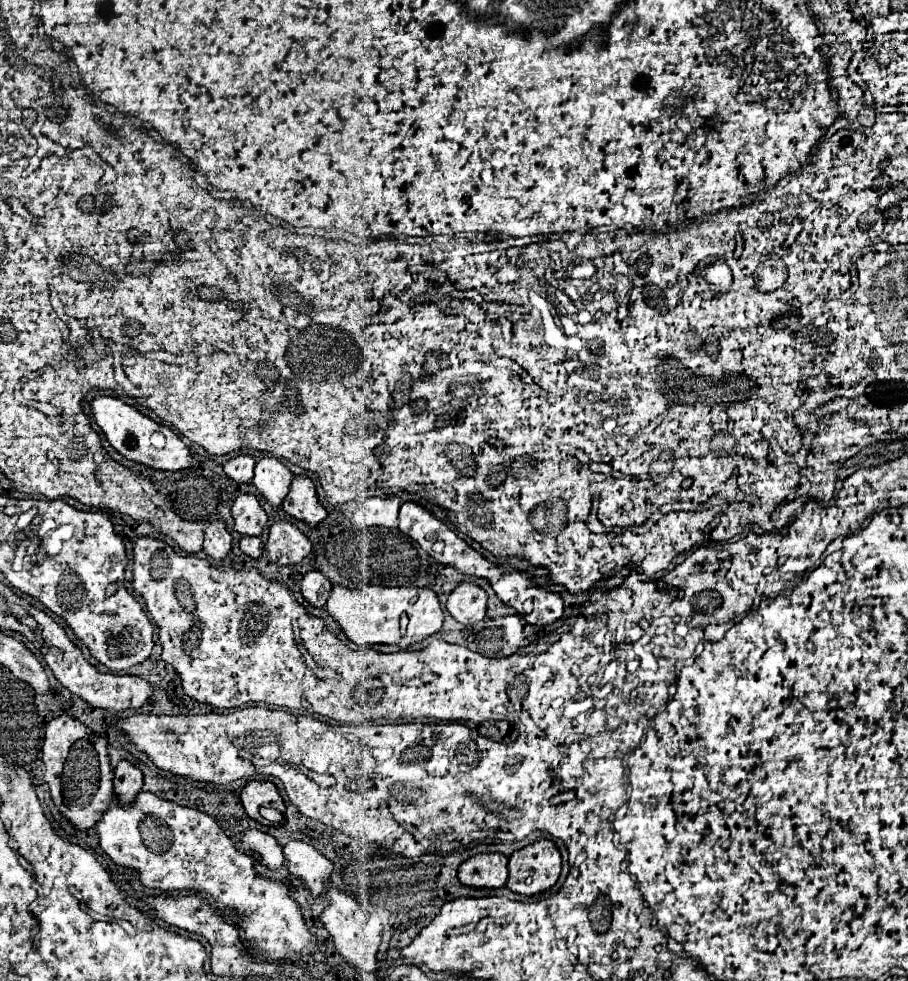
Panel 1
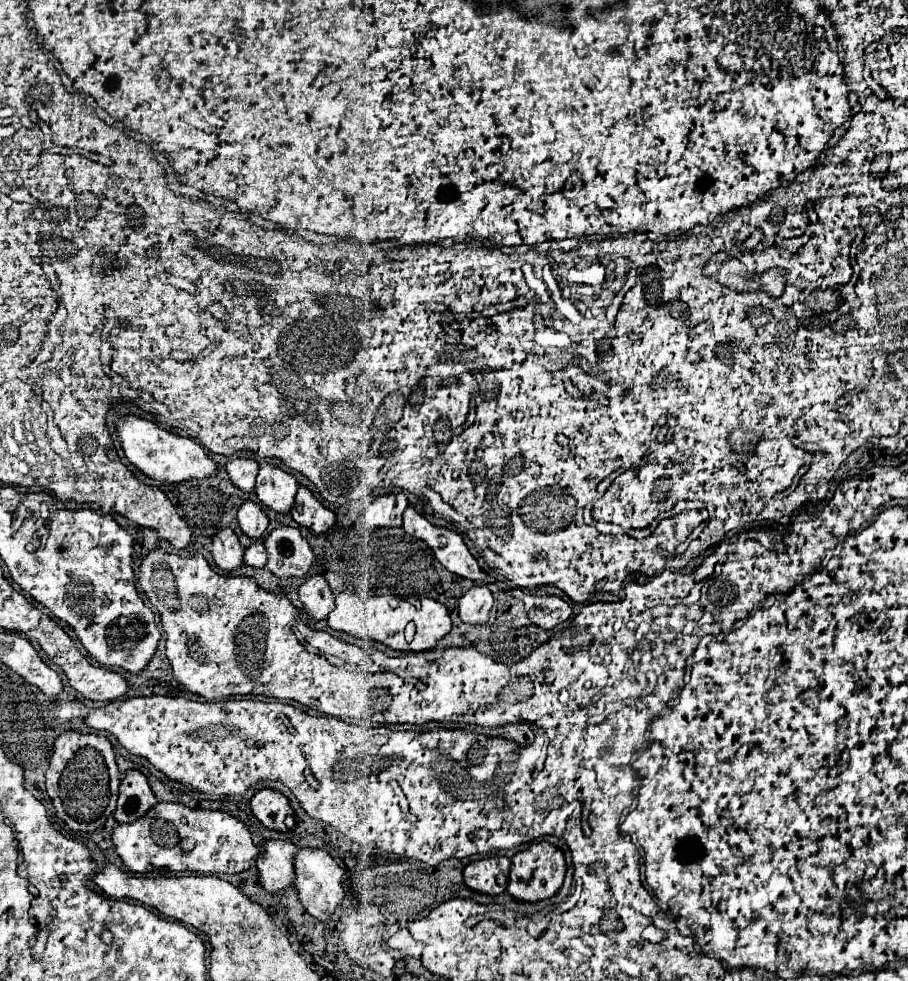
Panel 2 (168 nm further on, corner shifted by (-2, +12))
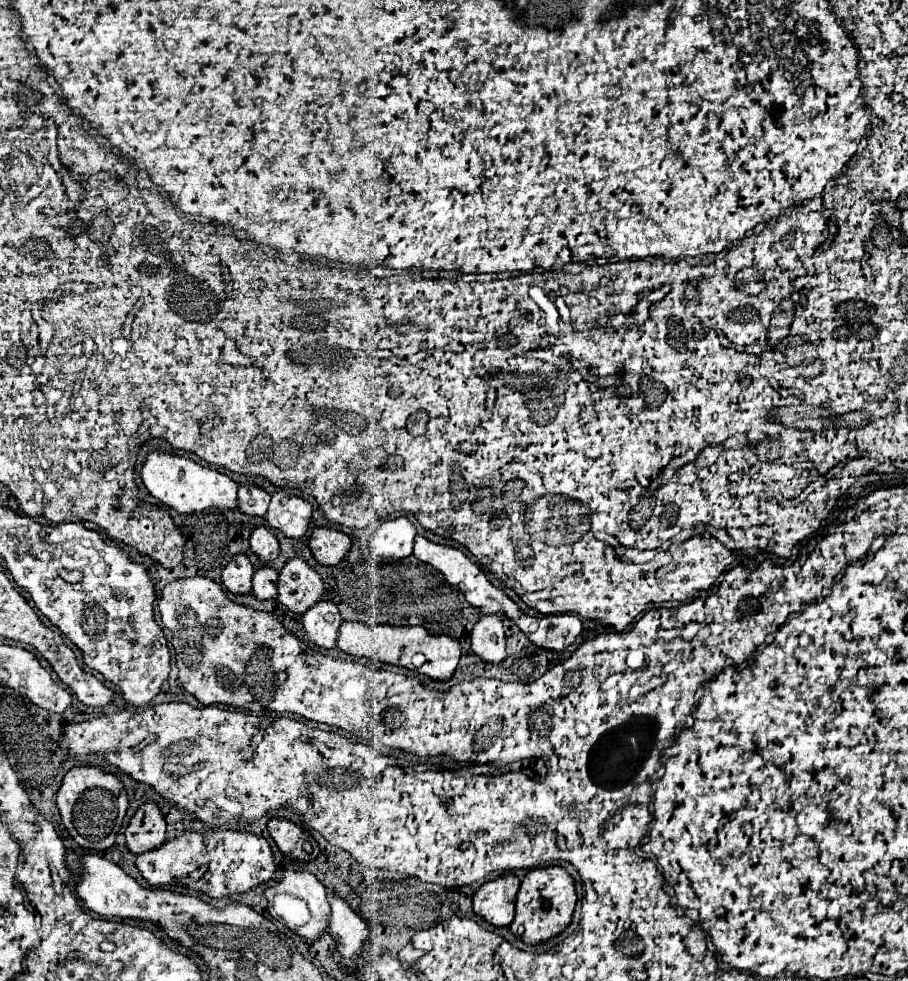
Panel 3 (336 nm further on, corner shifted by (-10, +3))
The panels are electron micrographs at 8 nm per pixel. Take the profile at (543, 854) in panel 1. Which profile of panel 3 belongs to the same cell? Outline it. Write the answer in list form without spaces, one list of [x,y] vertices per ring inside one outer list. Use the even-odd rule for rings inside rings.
[[[561,865],[529,869],[521,881],[521,889],[517,893],[515,919],[509,927],[525,943],[537,945],[541,941],[547,941],[547,939],[559,935],[571,923],[575,901],[577,901],[575,881]]]

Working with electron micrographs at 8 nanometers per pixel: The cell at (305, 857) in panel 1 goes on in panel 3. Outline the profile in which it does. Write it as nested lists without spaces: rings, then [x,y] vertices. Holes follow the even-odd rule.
[[[327,889],[327,901],[331,905],[331,913],[327,917],[329,933],[343,957],[355,957],[361,951],[369,929],[363,919],[351,909],[351,905],[333,889]]]

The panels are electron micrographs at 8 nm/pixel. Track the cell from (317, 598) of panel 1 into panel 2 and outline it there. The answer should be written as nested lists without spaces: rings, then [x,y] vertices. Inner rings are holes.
[[[323,576],[307,578],[307,582],[299,588],[299,600],[311,620],[325,620],[335,608],[335,596]]]

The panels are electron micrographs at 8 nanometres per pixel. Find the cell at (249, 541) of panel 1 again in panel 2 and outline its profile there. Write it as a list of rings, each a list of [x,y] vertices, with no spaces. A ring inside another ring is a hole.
[[[255,542],[245,550],[245,564],[247,566],[263,568],[265,562],[267,562],[267,550],[265,550],[265,546],[261,542]]]

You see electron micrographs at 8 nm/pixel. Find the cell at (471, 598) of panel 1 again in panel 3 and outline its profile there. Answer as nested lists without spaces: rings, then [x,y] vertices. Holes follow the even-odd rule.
[[[481,615],[471,629],[471,649],[491,663],[499,663],[507,657],[505,653],[505,631],[499,615]]]

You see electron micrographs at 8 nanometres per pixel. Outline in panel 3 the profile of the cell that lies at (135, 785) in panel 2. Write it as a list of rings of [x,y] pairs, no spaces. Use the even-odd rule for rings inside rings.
[[[147,801],[143,803],[135,815],[131,817],[125,829],[125,841],[131,853],[139,855],[143,851],[159,847],[167,839],[165,833],[165,817],[157,803]]]

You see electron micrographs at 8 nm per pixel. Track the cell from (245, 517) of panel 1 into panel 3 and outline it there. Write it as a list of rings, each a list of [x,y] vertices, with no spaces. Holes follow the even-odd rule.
[[[257,527],[249,537],[251,549],[255,555],[259,555],[263,561],[273,561],[279,555],[279,541],[267,527]]]

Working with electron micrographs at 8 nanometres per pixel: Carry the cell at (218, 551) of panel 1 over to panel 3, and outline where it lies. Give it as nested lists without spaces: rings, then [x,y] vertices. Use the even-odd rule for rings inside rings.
[[[245,553],[235,555],[227,563],[227,567],[223,569],[221,577],[231,593],[237,593],[237,595],[249,593],[251,591],[251,577],[253,577],[253,565],[251,565],[249,557]]]

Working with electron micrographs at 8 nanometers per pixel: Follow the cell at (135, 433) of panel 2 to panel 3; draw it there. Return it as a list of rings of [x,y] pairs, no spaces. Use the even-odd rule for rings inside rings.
[[[157,449],[149,451],[141,467],[141,479],[153,497],[179,513],[195,513],[209,507],[233,509],[237,505],[237,483],[229,475],[203,467],[183,455],[171,455]]]

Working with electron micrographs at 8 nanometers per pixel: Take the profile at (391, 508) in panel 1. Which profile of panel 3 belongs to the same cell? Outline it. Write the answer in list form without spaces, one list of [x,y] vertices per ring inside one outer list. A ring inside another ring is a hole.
[[[395,517],[383,521],[369,541],[369,553],[373,557],[403,559],[413,553],[413,539],[417,531],[407,517]]]

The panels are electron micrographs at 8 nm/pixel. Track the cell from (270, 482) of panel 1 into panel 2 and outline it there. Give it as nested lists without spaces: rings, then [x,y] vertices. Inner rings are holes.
[[[261,466],[259,476],[257,476],[257,486],[255,494],[261,504],[267,508],[279,512],[279,514],[289,514],[295,506],[295,494],[297,494],[297,480],[287,474],[281,468],[275,466]]]

